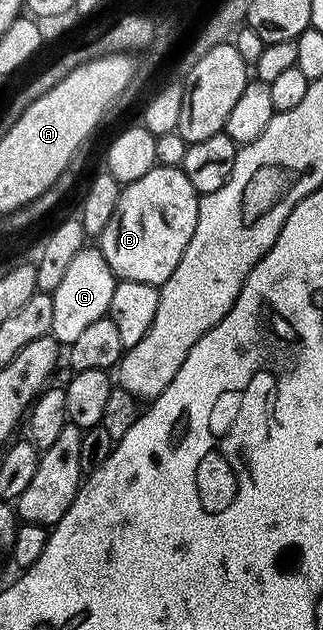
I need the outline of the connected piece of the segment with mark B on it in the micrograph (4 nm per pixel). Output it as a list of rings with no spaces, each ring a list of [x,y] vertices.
[[[154,166],[143,178],[124,185],[115,214],[99,237],[99,250],[113,275],[118,280],[165,284],[175,274],[175,266],[179,266],[179,258],[183,258],[183,250],[195,234],[198,199],[198,192],[179,166]]]

